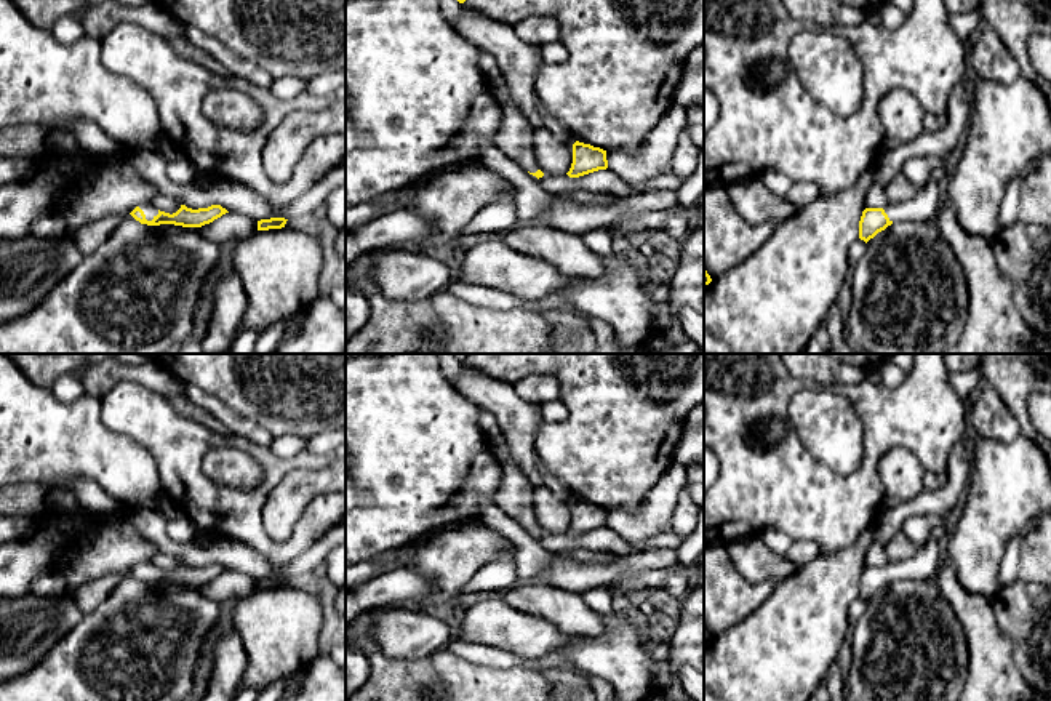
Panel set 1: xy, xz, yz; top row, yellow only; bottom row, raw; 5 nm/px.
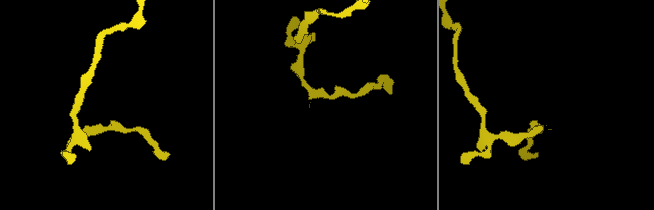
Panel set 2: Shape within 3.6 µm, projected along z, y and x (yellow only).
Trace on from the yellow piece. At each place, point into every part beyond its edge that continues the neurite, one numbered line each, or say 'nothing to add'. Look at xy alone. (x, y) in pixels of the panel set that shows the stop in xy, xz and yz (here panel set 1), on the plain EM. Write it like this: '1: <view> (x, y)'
1: xy (149, 568)

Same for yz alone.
1: yz (925, 564)

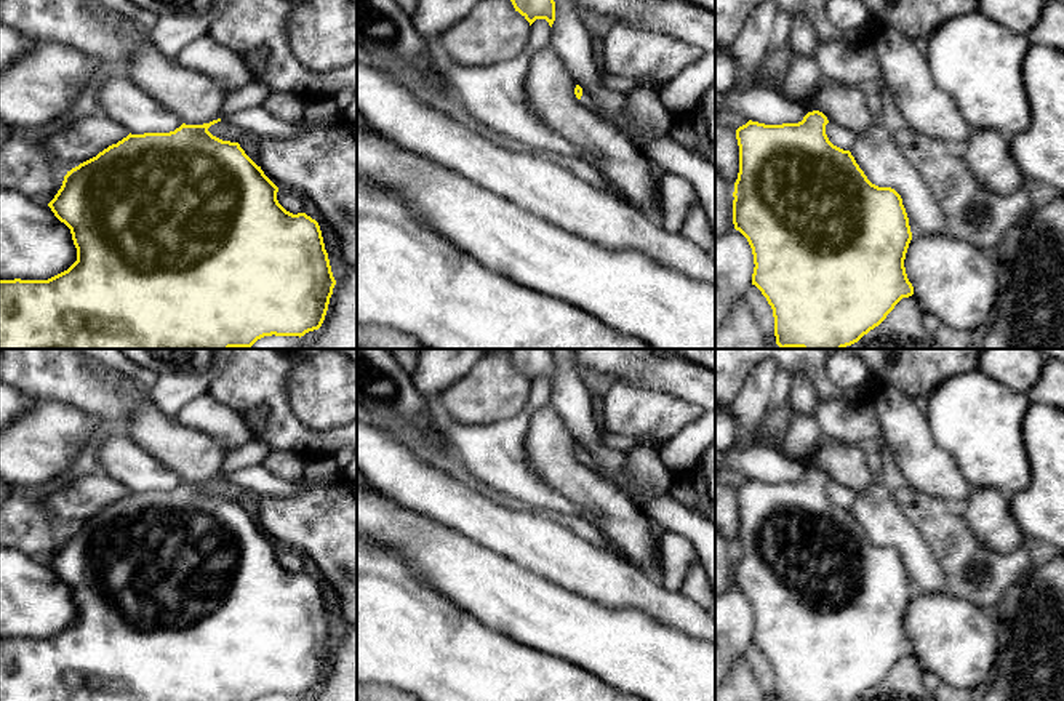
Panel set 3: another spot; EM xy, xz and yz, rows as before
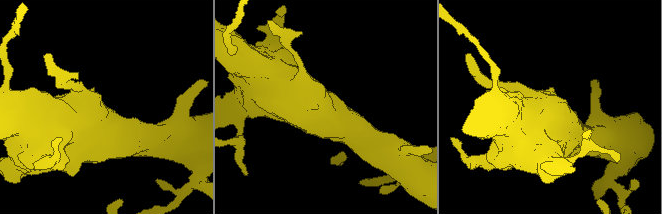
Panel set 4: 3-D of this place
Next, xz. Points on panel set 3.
1: xz (584, 458)

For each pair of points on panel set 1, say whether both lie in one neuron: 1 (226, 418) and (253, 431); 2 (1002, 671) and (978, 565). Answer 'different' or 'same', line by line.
1: same
2: different

